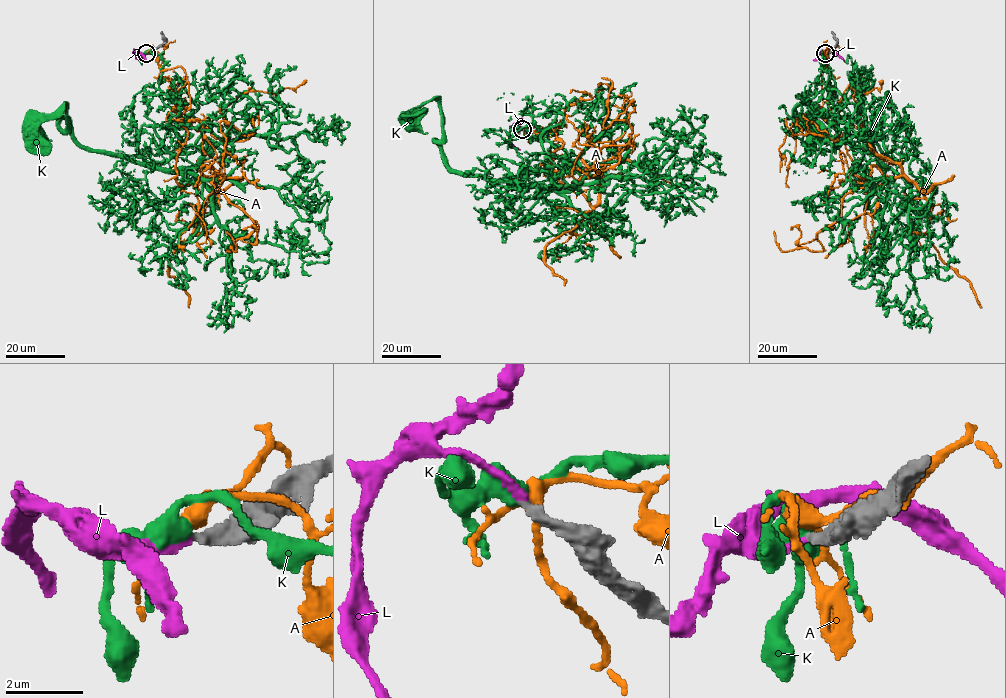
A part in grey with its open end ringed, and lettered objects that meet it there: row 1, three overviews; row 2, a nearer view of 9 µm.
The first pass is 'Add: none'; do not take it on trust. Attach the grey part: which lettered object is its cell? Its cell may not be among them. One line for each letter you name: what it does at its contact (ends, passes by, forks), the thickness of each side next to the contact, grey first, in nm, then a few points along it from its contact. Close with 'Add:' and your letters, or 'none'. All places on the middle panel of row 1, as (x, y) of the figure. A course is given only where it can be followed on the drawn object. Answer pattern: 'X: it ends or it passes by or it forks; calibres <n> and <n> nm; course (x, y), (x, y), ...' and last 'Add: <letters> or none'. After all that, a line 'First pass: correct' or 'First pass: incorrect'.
L: it ends; calibres 280 and 180 nm; course (522, 129), (513, 126), (510, 131), (510, 141), (520, 149)
Add: L
First pass: incorrect

